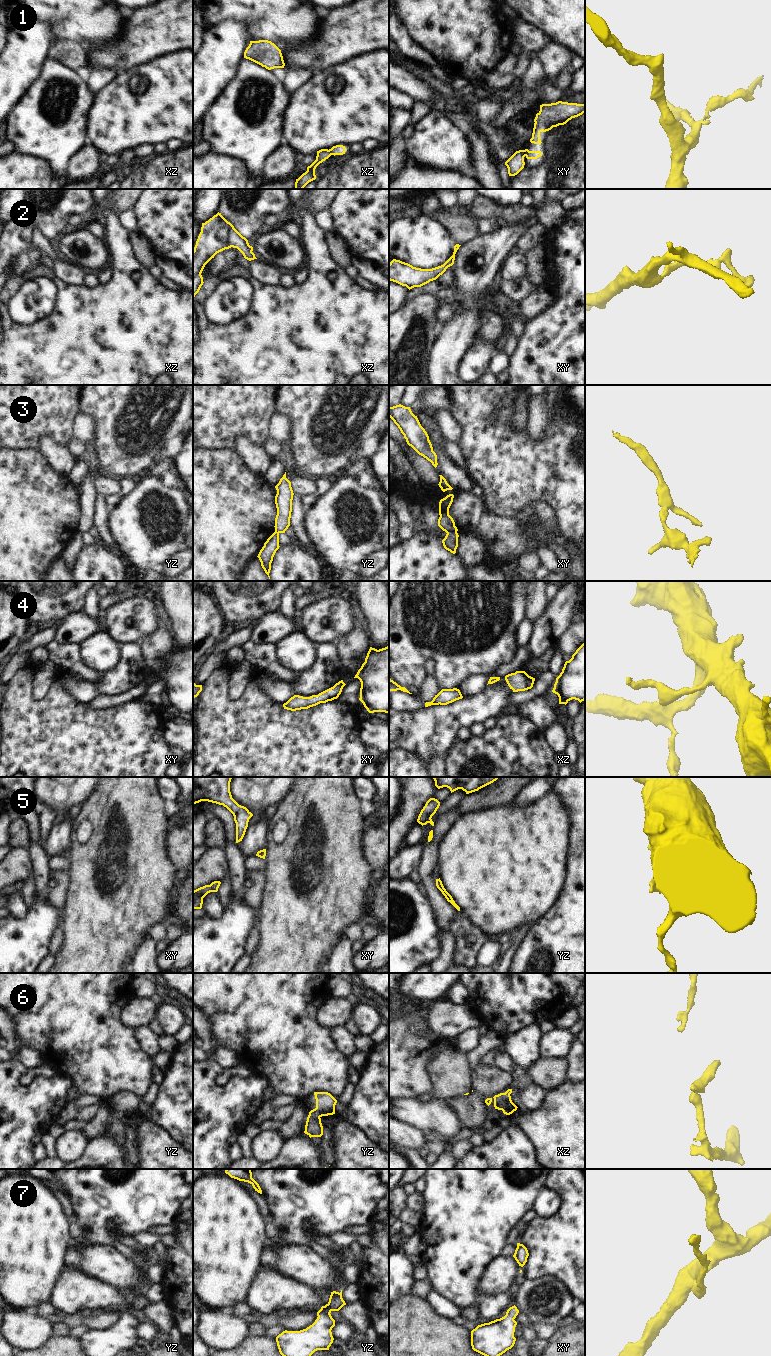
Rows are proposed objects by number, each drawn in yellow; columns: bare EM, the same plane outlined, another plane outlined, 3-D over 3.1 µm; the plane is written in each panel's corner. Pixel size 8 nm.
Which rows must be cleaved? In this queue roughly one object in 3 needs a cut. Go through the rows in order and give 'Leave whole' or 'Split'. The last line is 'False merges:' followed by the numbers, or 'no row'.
1: Split
2: Leave whole
3: Split
4: Leave whole
5: Leave whole
6: Leave whole
7: Leave whole
False merges: 1, 3.

